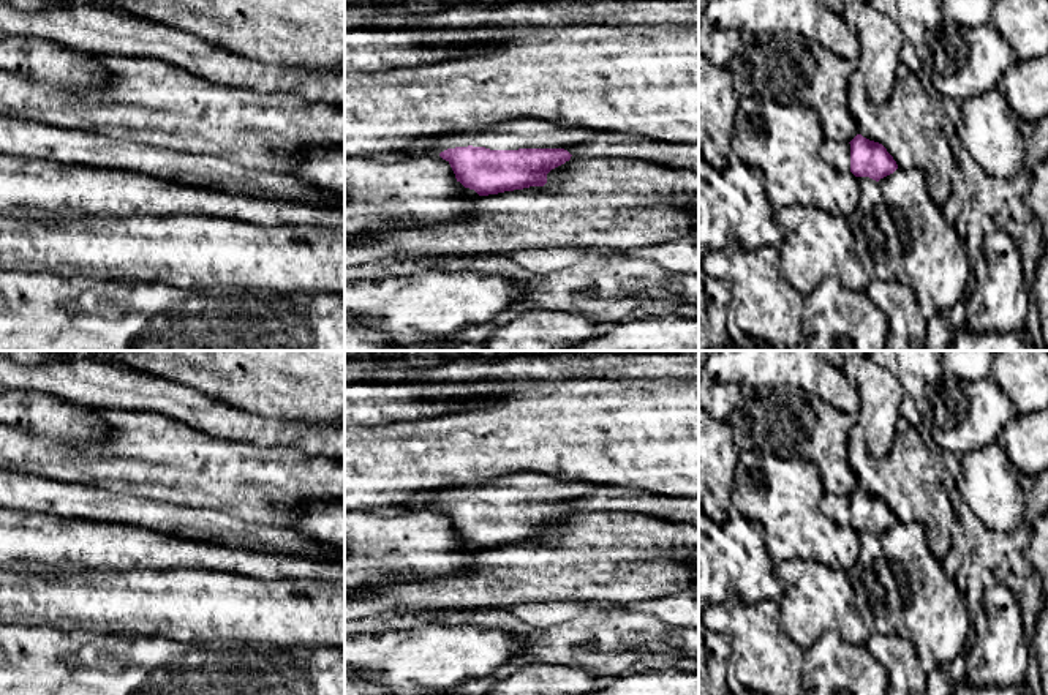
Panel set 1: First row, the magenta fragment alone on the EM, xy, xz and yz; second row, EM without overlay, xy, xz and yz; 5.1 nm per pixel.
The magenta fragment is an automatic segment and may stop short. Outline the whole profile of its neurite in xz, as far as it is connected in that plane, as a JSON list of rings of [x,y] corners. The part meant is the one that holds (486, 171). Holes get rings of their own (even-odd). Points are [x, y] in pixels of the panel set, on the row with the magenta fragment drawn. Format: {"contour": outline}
{"contour": [[[515,118],[471,131],[416,137],[409,141],[406,155],[409,158],[439,155],[450,164],[457,182],[479,196],[488,196],[544,186],[547,174],[571,160],[567,147],[594,137],[598,137],[598,131],[591,128],[561,128],[542,118]]]}

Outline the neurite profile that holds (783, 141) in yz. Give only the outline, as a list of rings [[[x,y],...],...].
[[[757,95],[738,101],[732,150],[763,175],[763,190],[771,208],[812,205],[846,220],[858,208],[858,177],[839,172],[822,160],[824,139],[819,114],[803,103],[781,104]]]

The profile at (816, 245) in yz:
[[[779,208],[775,221],[784,232],[778,248],[781,275],[805,297],[833,276],[852,291],[866,291],[871,276],[857,254],[855,237],[846,218],[820,208]]]

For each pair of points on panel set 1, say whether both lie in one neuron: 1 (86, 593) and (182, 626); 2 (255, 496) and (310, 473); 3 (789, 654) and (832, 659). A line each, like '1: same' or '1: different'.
1: same
2: same
3: different

